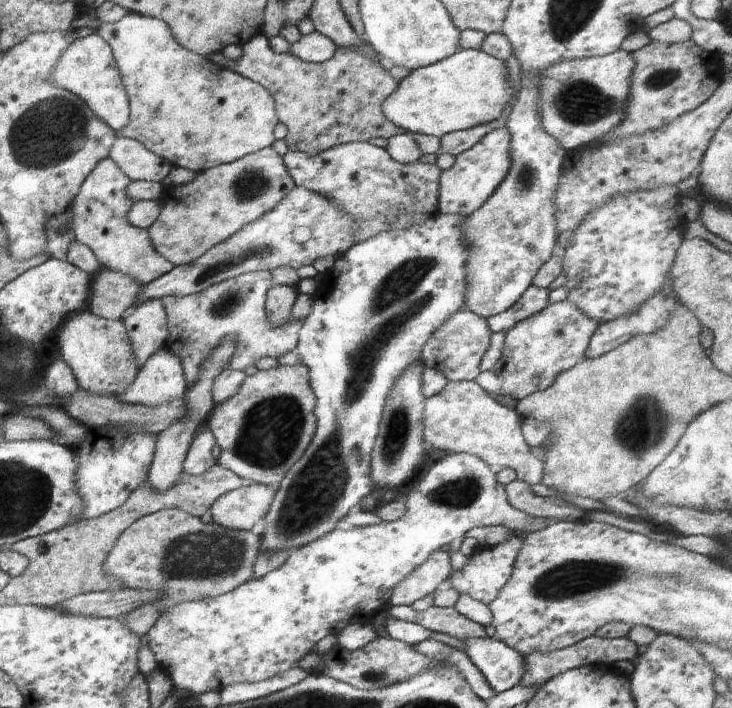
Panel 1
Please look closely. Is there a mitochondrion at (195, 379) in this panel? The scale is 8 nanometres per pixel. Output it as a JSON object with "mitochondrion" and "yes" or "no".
{"mitochondrion":"no"}

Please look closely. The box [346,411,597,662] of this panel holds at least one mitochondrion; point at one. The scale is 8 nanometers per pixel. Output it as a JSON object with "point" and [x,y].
{"point":[461,493]}

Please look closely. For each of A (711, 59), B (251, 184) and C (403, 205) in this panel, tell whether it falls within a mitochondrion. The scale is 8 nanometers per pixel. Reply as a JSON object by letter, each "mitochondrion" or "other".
{"A":"other","B":"mitochondrion","C":"other"}

